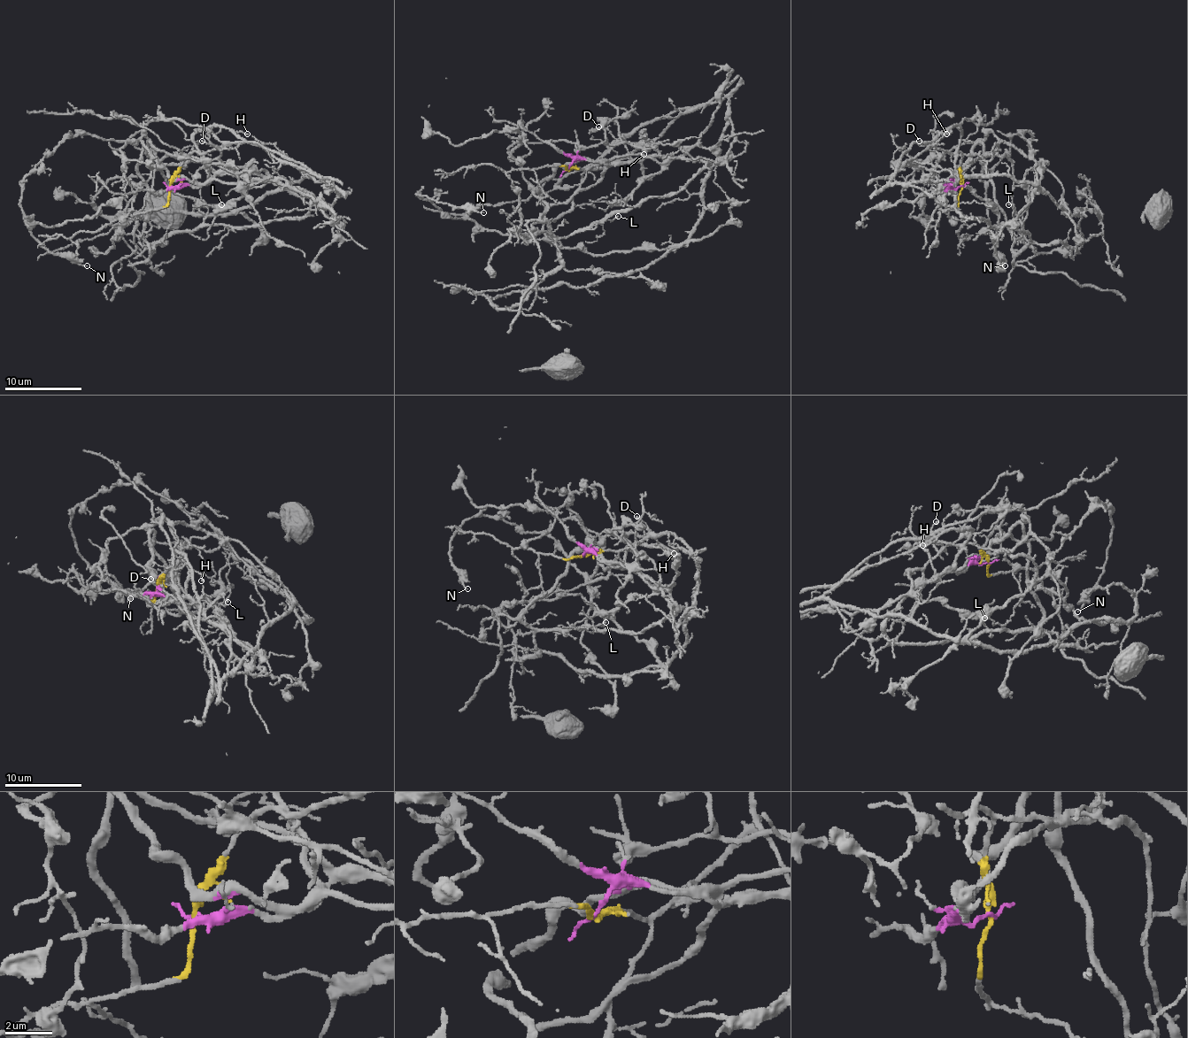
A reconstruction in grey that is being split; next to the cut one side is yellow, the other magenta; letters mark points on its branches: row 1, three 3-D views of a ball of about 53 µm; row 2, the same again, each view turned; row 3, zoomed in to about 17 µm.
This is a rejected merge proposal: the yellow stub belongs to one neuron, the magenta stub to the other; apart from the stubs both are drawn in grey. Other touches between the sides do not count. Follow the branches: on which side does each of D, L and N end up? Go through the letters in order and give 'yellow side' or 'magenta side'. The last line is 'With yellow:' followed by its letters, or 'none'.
D: yellow side
L: magenta side
N: magenta side
With yellow: D

